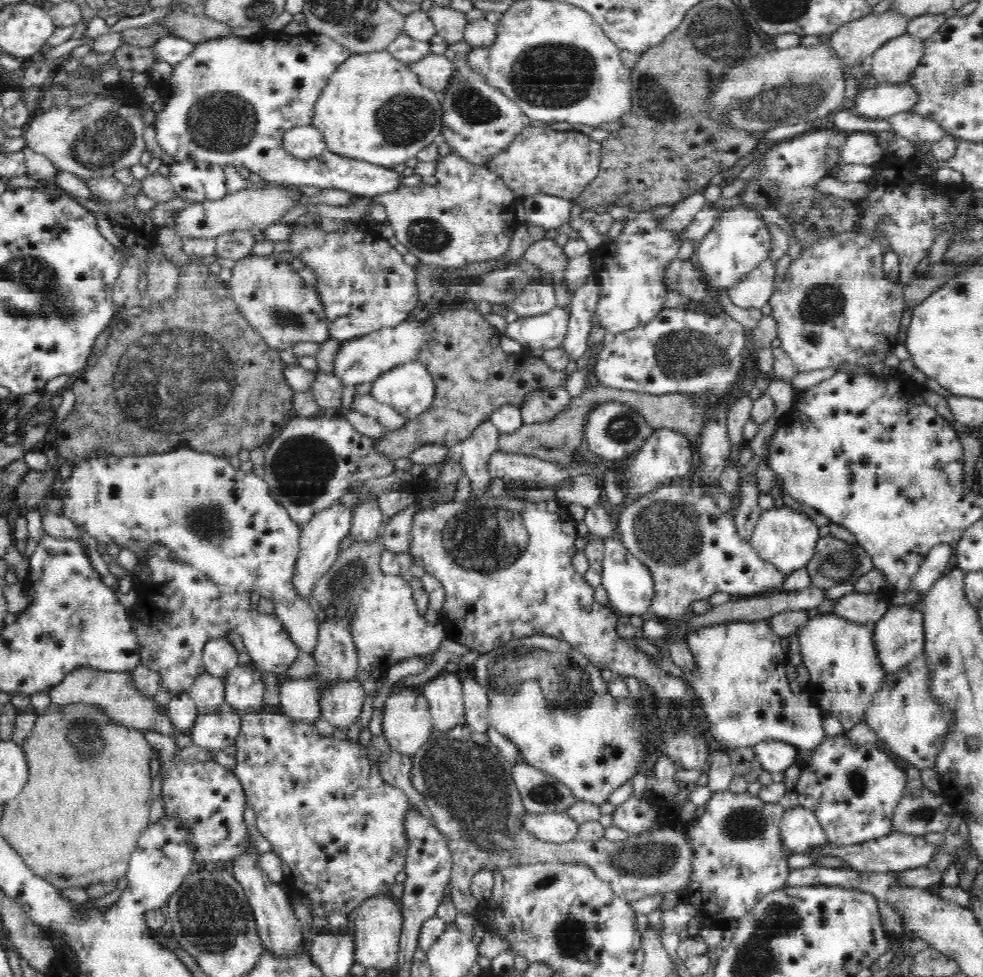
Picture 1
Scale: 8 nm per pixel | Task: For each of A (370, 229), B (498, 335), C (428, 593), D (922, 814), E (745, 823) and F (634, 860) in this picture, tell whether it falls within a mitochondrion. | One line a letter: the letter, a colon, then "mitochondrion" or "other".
A: other
B: other
C: other
D: mitochondrion
E: mitochondrion
F: mitochondrion

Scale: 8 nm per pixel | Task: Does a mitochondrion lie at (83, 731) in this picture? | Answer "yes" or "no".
yes

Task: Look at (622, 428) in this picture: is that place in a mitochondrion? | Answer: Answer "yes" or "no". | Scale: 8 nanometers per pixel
yes

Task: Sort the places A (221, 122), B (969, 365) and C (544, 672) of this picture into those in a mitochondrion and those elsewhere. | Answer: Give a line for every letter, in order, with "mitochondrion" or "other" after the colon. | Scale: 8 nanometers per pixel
A: mitochondrion
B: other
C: mitochondrion

